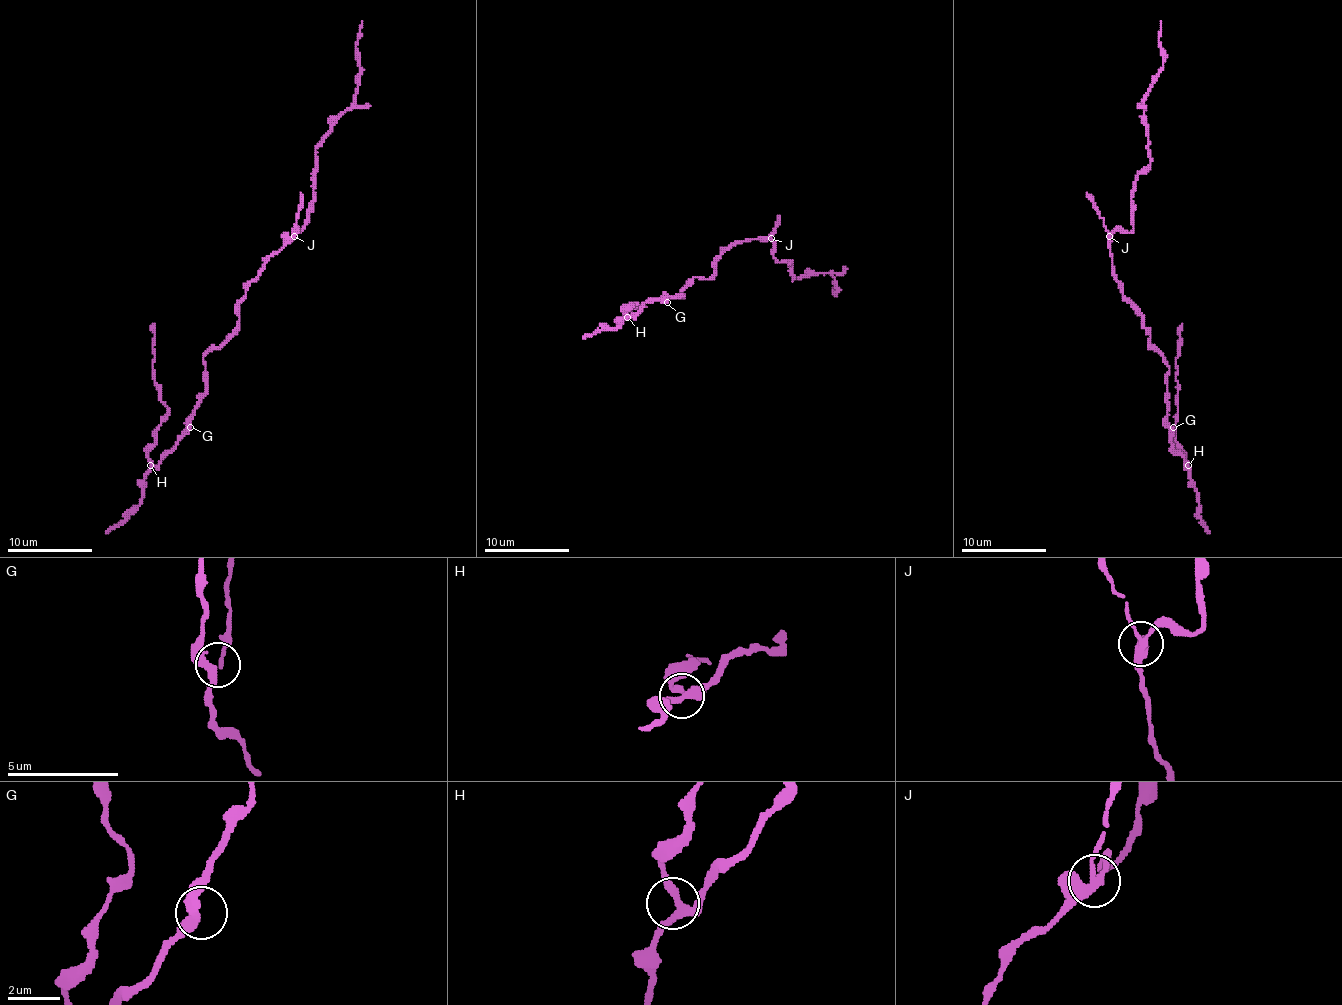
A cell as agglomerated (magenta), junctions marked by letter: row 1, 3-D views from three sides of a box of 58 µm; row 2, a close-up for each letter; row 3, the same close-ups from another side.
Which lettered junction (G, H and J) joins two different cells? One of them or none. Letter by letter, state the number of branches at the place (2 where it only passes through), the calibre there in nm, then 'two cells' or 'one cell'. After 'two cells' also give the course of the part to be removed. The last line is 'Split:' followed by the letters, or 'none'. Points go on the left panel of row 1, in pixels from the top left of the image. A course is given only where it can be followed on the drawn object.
G: branches 2; calibre 360 nm; one cell
H: branches 3; calibre 280 nm; one cell
J: branches 3; calibre 300 nm; two cells; course (294, 237), (300, 192)
Split: J

